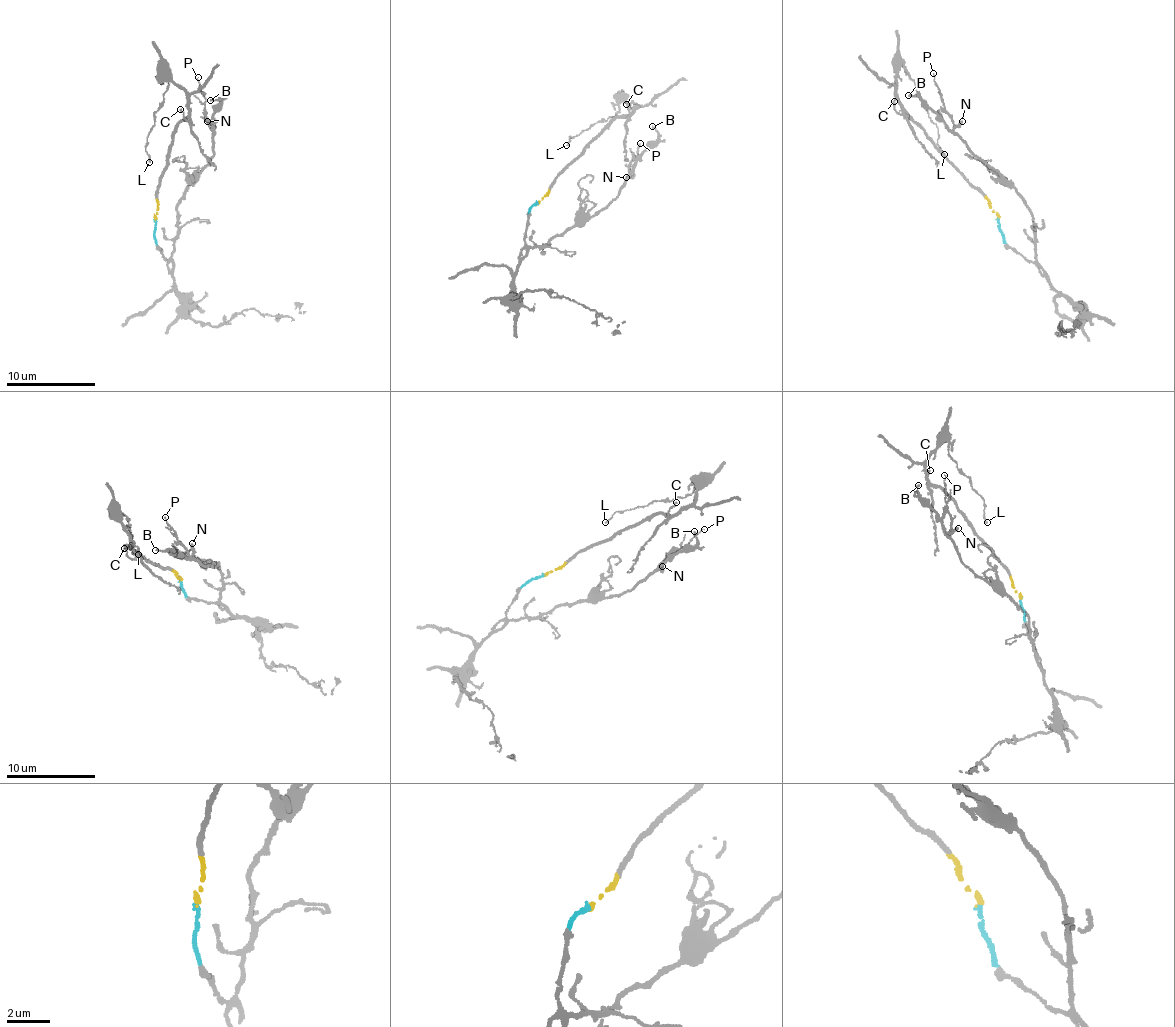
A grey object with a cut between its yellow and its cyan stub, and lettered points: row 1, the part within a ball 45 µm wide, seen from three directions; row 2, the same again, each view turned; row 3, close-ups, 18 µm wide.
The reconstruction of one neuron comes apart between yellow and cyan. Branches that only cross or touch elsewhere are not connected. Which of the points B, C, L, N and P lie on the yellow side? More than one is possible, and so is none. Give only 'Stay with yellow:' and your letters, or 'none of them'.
Stay with yellow: C, L

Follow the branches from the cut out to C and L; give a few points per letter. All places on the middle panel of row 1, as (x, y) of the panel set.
C: (537, 203), (547, 195), (549, 185), (601, 132), (628, 113), (627, 103)
L: (537, 203), (547, 195), (549, 185), (601, 132), (637, 106), (622, 102), (618, 112), (568, 137), (567, 144)

